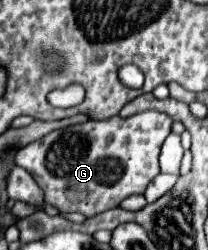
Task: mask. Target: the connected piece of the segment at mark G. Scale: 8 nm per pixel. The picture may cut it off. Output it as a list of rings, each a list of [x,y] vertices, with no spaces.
[[[144,111],[132,117],[110,117],[104,121],[86,121],[80,125],[72,125],[68,129],[58,129],[42,139],[22,147],[16,155],[16,165],[24,167],[36,183],[44,189],[46,201],[60,209],[60,213],[82,213],[86,217],[94,217],[102,211],[118,207],[118,203],[134,193],[144,193],[148,183],[160,173],[158,155],[164,139],[172,131],[172,117],[160,111]]]

